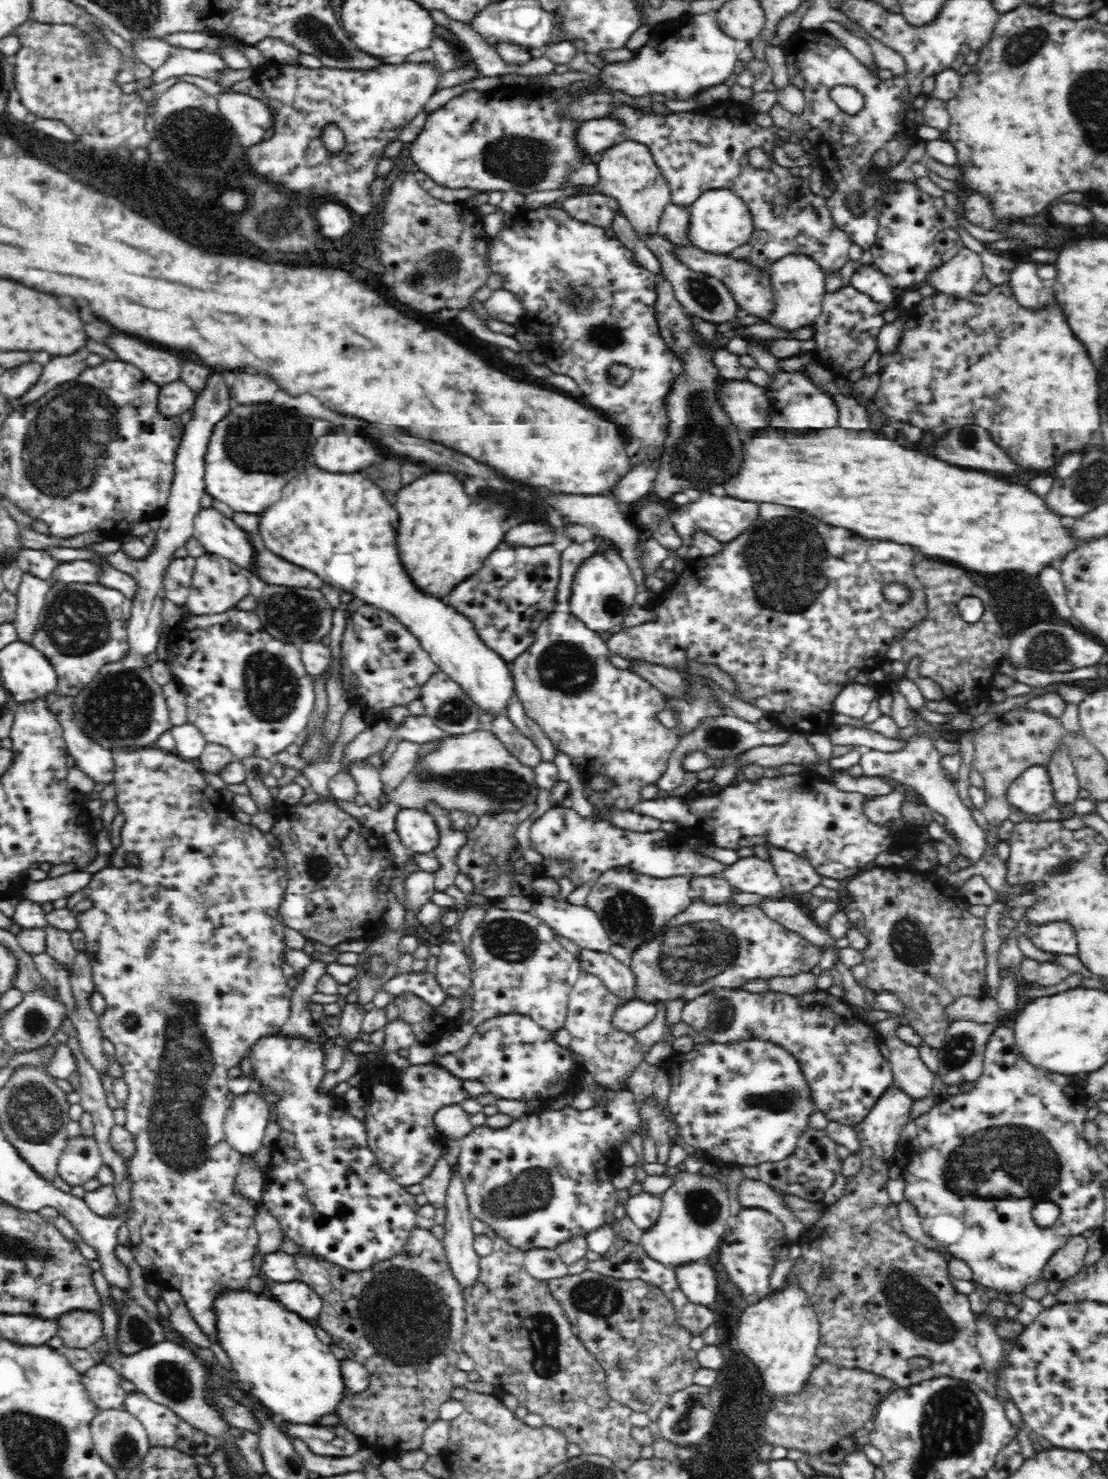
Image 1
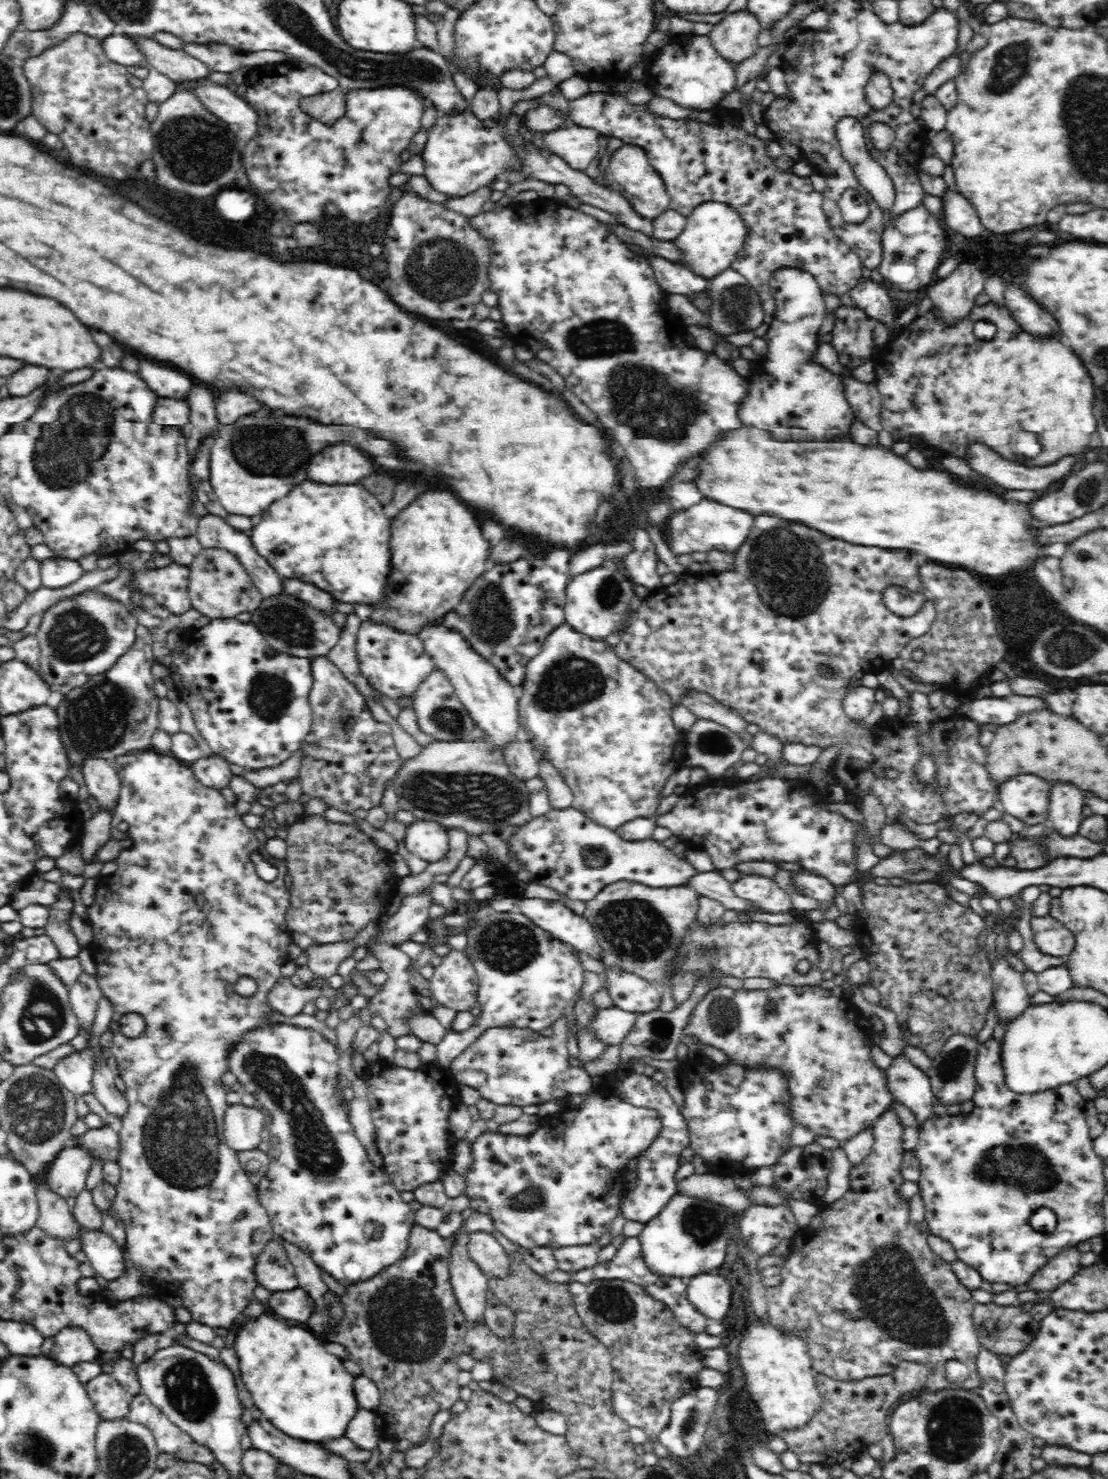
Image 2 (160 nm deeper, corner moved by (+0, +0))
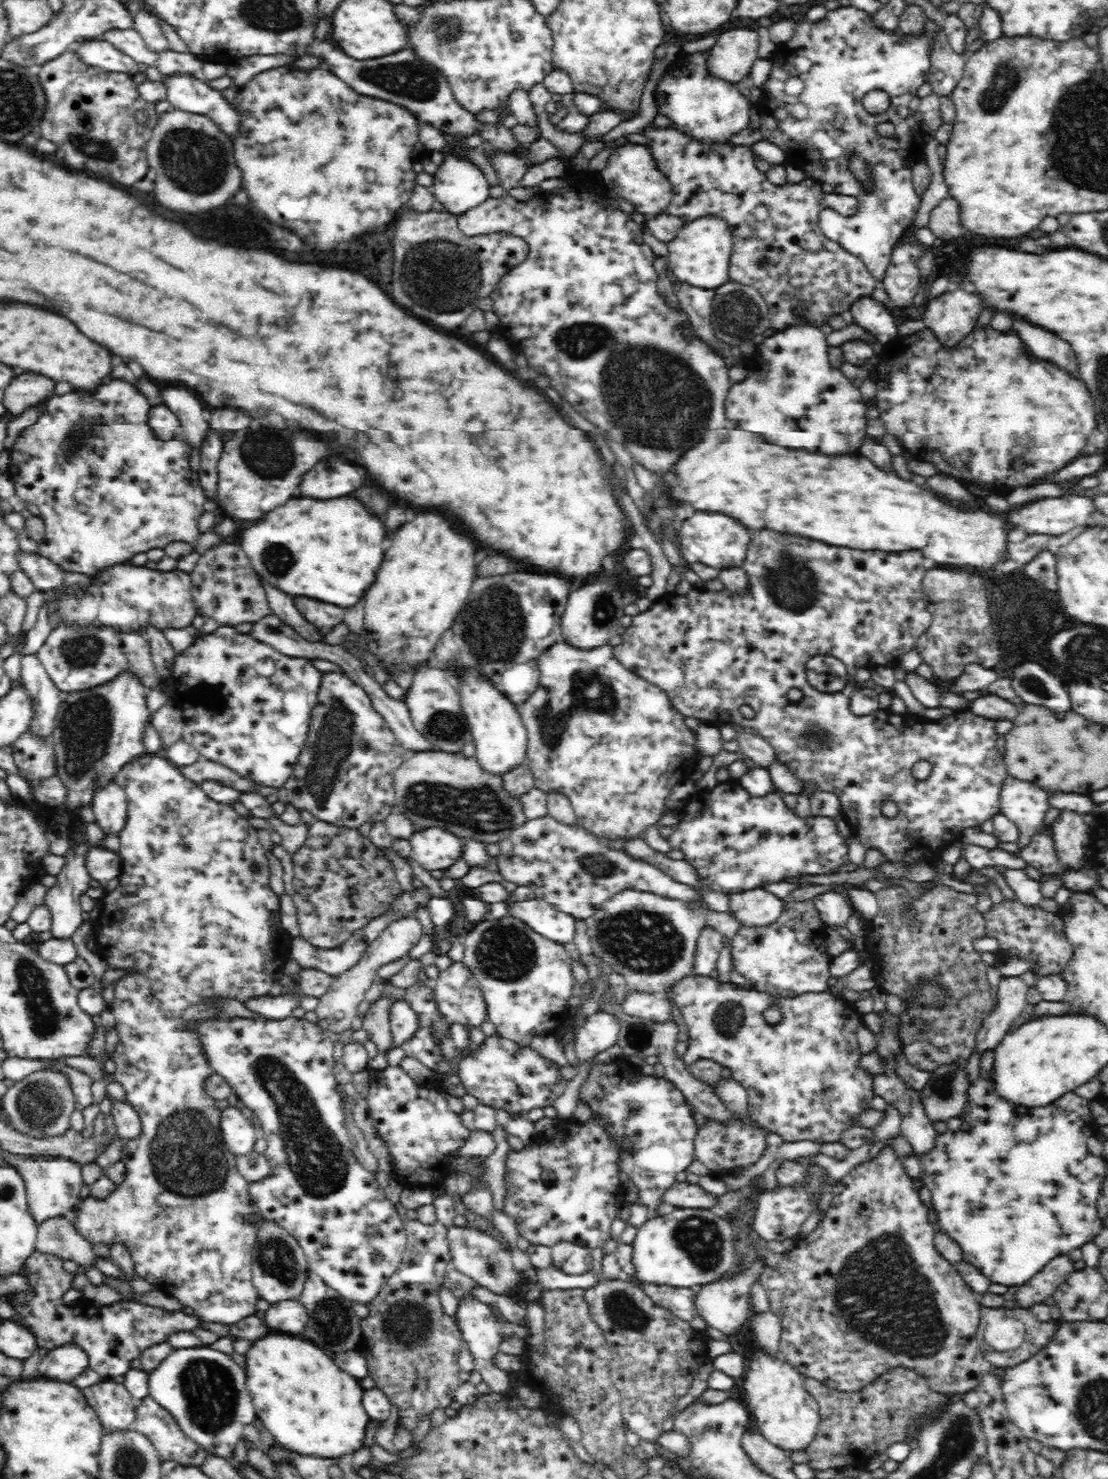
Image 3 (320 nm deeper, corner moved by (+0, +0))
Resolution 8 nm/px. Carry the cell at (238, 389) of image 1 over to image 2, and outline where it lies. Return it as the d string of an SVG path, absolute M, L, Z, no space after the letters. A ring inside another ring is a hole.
M234 390L222 392L216 405L217 419L220 424L234 422L236 418L240 418L244 414L250 414L250 412L264 408L260 400L252 398L250 394L240 394Z

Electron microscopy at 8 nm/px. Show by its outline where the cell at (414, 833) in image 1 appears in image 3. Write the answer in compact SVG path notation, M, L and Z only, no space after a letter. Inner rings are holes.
M438 826L419 828L409 842L410 857L428 871L448 868L464 847L462 838Z

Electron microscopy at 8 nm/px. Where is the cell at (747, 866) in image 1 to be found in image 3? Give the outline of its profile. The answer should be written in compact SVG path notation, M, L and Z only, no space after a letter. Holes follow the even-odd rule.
M750 888L734 892L730 896L730 913L736 915L742 925L764 926L780 918L789 903L765 888Z

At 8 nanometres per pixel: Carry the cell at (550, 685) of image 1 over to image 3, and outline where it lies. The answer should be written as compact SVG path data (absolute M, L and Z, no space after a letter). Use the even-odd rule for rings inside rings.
M562 638L562 641L552 643L548 650L544 650L540 654L538 668L540 668L538 688L529 694L524 702L519 702L516 705L527 732L527 759L536 778L535 787L546 793L563 792L568 795L577 822L596 835L604 836L606 839L628 837L630 840L630 838L638 838L640 833L644 833L648 827L655 825L663 817L666 811L666 798L670 796L672 788L677 786L680 778L684 776L678 770L688 768L689 772L696 764L699 754L694 747L694 742L696 742L694 731L684 724L684 716L671 705L668 695L659 686L648 682L620 663L616 658L614 647L609 643L584 649L584 647L576 647Z

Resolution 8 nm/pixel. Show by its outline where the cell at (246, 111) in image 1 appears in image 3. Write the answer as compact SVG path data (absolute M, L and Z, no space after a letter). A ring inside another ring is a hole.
M185 74L165 77L167 99L173 108L203 114L215 122L229 137L240 132L242 115L236 106L222 96L222 90Z

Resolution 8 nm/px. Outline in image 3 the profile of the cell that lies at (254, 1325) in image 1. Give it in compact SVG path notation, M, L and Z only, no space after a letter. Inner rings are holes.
M266 1332L262 1338L258 1340L252 1340L248 1352L246 1352L246 1388L252 1397L252 1402L254 1403L257 1418L260 1418L263 1426L266 1427L270 1434L272 1434L276 1441L282 1443L288 1449L294 1451L300 1451L300 1454L308 1454L312 1456L322 1456L322 1457L349 1457L362 1448L361 1440L364 1436L364 1427L368 1422L369 1416L362 1406L361 1398L363 1388L354 1376L350 1376L348 1372L344 1372L340 1366L336 1366L336 1362L324 1354L324 1350L320 1346L316 1346L314 1342L310 1340L302 1340L298 1336L292 1336L292 1334L284 1334L284 1332Z

